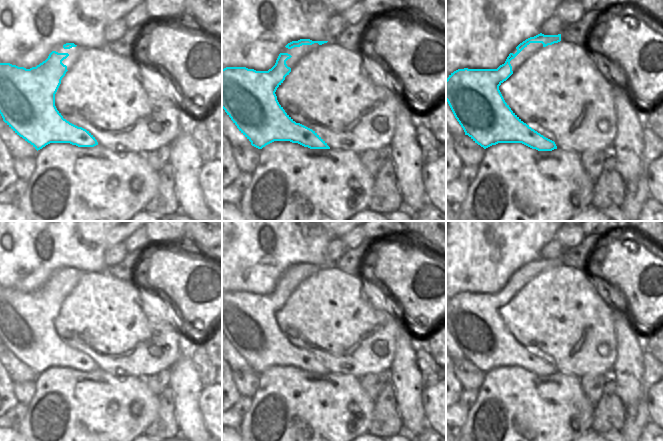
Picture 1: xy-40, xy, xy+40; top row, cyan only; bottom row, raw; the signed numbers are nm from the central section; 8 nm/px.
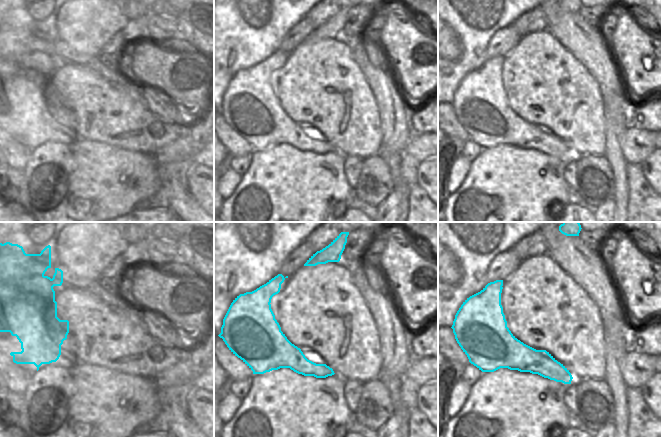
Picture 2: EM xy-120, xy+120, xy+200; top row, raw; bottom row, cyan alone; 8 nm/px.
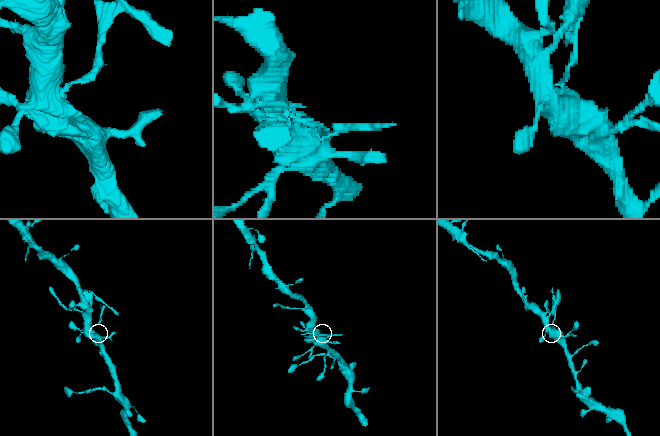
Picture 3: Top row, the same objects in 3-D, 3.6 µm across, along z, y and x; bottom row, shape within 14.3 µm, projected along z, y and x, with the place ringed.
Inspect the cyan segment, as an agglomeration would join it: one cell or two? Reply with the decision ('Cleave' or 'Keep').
Cleave.

